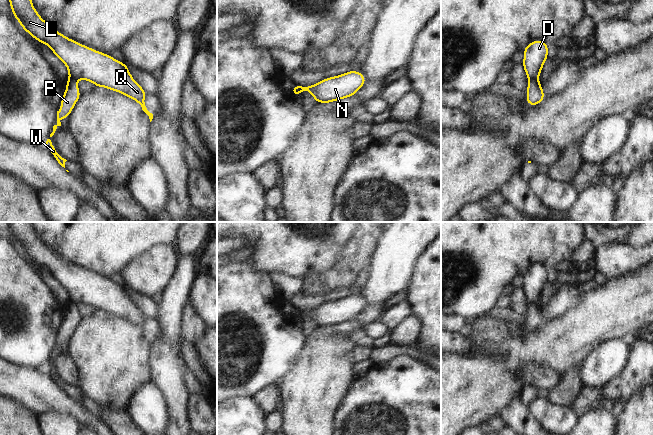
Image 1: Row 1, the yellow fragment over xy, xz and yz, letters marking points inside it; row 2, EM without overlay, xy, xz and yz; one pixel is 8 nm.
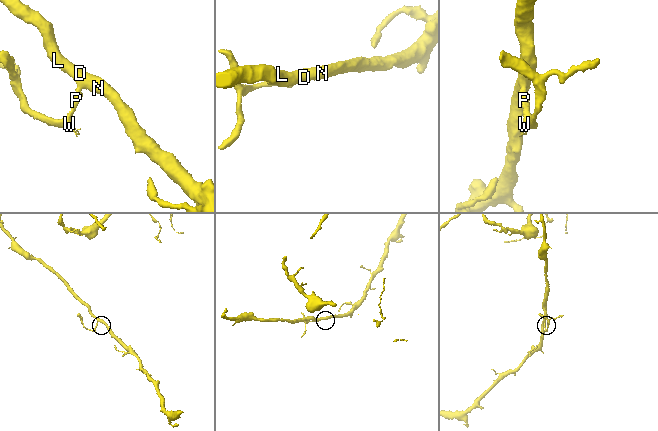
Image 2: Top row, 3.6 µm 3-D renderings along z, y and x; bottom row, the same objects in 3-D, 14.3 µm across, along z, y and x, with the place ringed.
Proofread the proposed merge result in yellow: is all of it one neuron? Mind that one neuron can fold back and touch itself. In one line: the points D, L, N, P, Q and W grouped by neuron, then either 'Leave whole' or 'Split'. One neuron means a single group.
Groups: D L N Q / P W. Split

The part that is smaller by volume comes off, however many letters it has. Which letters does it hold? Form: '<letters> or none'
P, W

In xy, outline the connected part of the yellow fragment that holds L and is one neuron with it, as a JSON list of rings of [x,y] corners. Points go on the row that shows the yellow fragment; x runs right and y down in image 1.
[[[9,0],[9,4],[21,27],[31,37],[50,47],[67,66],[70,78],[90,81],[95,87],[105,87],[124,94],[135,100],[152,121],[153,114],[147,110],[144,102],[147,93],[133,79],[125,63],[57,32],[40,17],[31,0]]]

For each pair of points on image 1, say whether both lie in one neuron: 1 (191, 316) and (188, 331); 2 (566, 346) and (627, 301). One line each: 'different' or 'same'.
1: same
2: same

